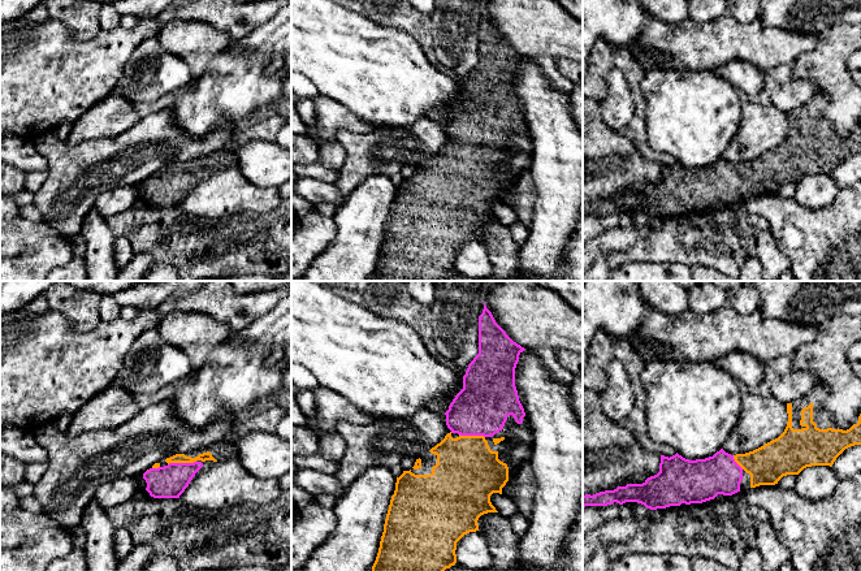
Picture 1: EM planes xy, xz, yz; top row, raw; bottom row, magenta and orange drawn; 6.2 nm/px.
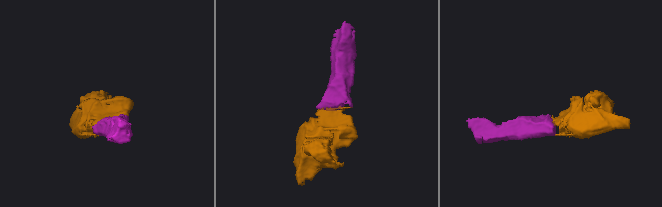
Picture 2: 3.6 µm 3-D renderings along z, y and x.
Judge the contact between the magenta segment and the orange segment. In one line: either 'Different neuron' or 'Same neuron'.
Same neuron

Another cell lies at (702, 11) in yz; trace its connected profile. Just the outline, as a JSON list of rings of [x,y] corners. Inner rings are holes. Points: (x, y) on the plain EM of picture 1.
[[[688,0],[689,17],[697,22],[714,21],[728,12],[728,0]]]

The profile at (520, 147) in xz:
[[[528,129],[515,133],[505,144],[510,152],[505,160],[498,160],[498,168],[509,176],[509,190],[502,196],[502,203],[515,208],[518,198],[518,181],[524,172],[529,172],[532,164],[533,143]]]

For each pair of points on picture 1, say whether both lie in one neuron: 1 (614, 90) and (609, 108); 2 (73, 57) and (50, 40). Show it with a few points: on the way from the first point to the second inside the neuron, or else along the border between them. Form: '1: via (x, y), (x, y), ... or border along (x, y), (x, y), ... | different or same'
1: via (614, 94), (613, 104) | same
2: via (68, 57), (55, 46) | same

